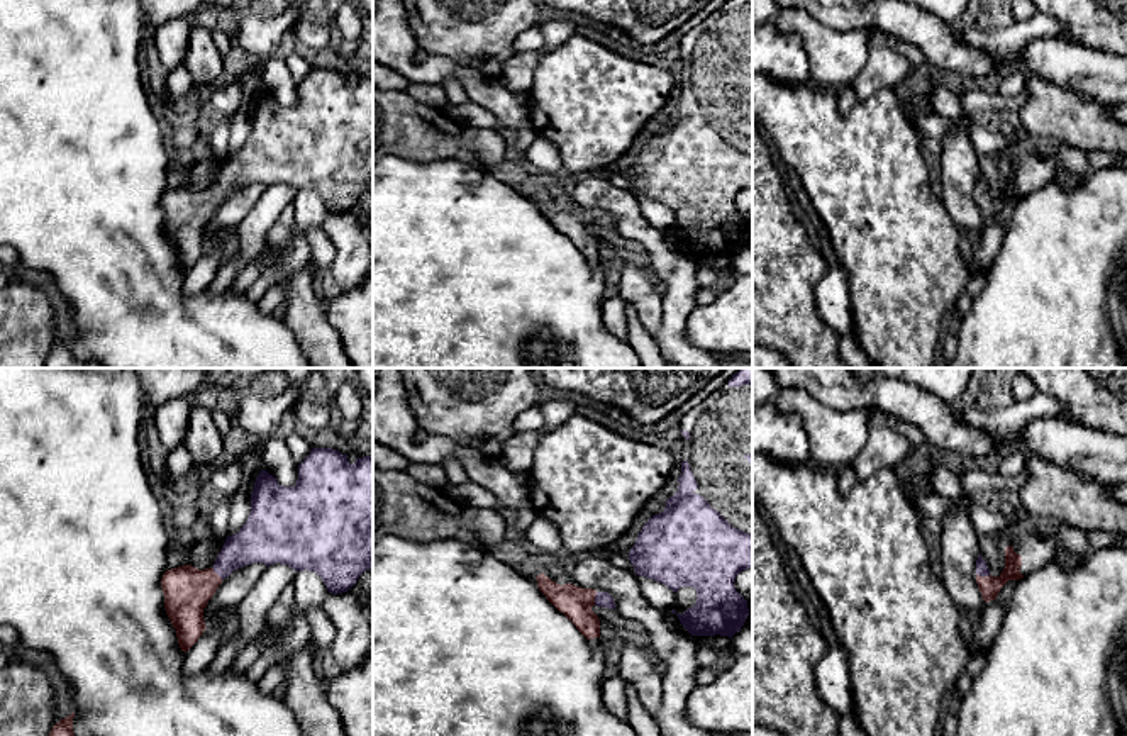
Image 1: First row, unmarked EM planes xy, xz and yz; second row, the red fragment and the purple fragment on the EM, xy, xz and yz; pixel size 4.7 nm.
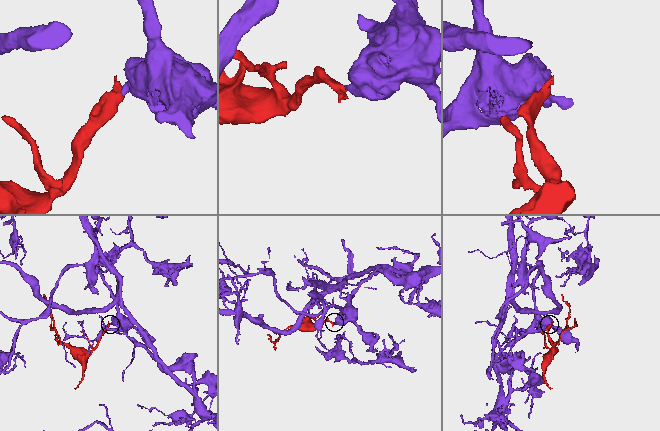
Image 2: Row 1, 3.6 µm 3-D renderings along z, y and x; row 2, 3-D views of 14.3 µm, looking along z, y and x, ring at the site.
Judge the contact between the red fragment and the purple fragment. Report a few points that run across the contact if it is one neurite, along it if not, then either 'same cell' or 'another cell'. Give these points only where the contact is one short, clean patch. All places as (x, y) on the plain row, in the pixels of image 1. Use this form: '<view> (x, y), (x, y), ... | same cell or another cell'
xz (575, 223), (594, 219), (602, 219) | same cell

